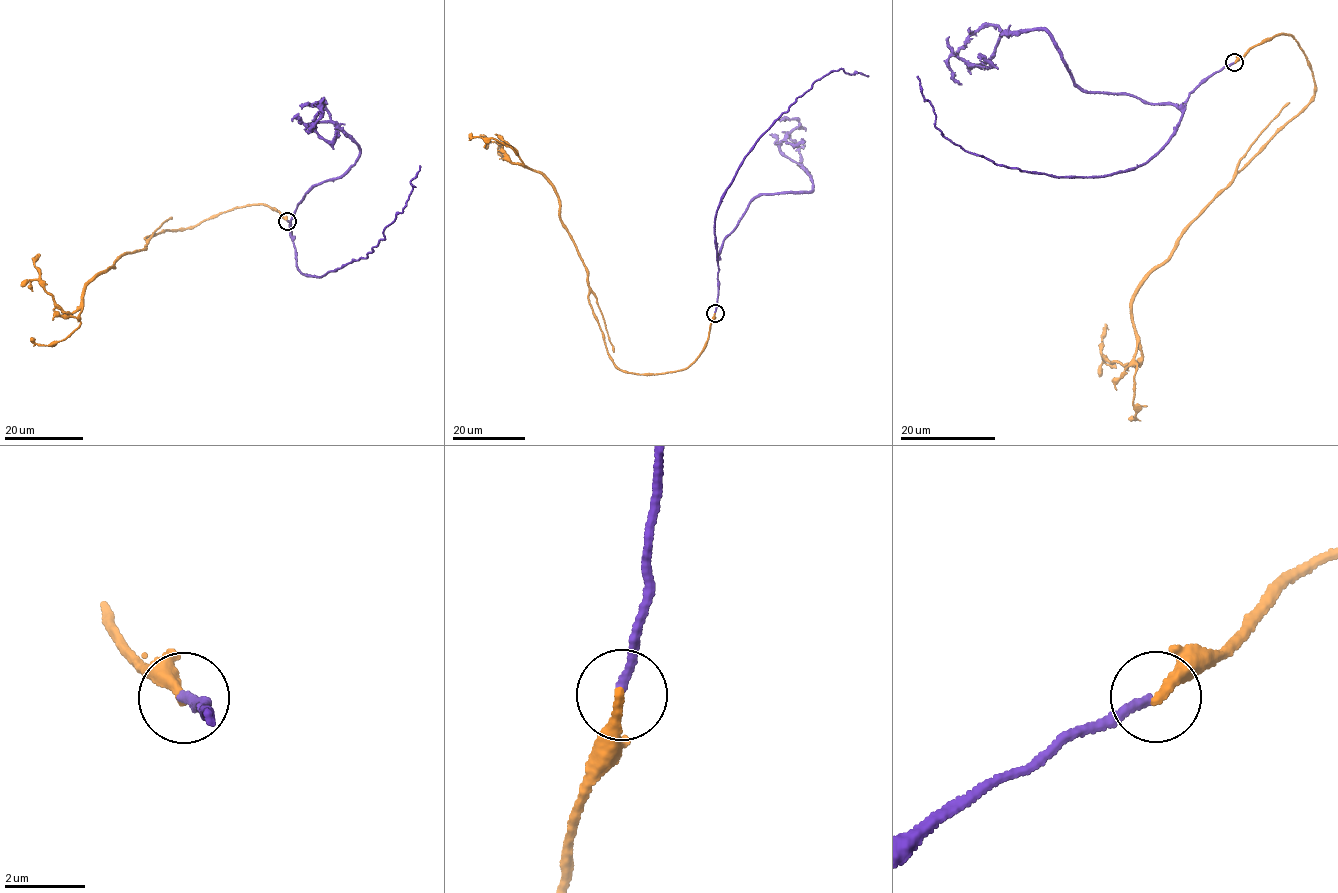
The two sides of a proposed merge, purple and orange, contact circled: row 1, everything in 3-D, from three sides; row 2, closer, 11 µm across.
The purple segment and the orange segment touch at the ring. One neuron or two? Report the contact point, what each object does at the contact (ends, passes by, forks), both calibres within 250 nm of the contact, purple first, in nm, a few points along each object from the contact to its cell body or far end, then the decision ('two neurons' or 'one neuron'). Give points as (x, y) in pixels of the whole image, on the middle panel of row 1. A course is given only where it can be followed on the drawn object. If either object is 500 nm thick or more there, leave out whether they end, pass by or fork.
(715, 313) | purple ends | orange ends | 220/240 nm | purple via (715, 313), (718, 269), (714, 219), (738, 167), (760, 137), (812, 83), (841, 69), (851, 75), (868, 76) | orange via (715, 313), (685, 369), (621, 370), (554, 186), (499, 143), (504, 158) | two neurons

